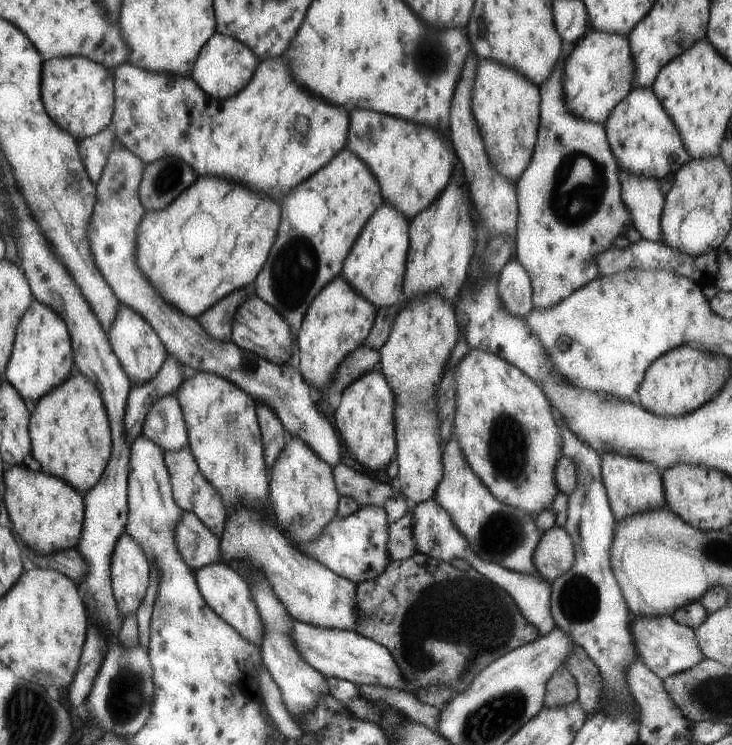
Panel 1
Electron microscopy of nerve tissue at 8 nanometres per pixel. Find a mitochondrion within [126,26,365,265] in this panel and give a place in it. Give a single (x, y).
(167, 178)

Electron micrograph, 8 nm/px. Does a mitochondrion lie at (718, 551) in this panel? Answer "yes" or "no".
yes

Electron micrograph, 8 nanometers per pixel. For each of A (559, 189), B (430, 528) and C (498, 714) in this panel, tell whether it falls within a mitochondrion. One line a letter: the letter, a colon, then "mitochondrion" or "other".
A: mitochondrion
B: other
C: mitochondrion

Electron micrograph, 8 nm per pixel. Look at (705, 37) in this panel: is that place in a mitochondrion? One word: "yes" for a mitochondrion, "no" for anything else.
no

